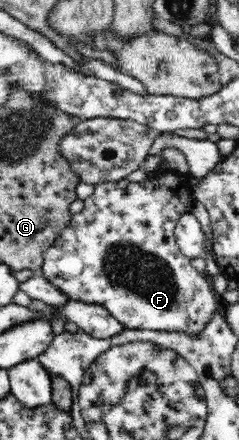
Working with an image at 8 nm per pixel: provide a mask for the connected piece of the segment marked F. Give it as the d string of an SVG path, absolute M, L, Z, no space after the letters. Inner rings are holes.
M170 170L167 171L167 174L162 175L162 177L150 177L142 182L136 182L134 179L126 177L117 182L97 183L92 195L84 200L83 211L70 218L68 226L61 232L54 246L48 248L43 253L43 265L39 274L66 297L69 297L70 300L94 303L105 307L113 318L117 319L124 328L129 328L130 330L166 331L168 333L184 331L194 337L194 335L198 335L198 333L204 331L204 326L210 321L212 314L221 306L222 301L219 295L213 291L206 274L198 273L192 267L192 263L190 263L191 259L185 257L180 251L179 246L175 243L177 222L184 213L190 211L193 201L187 176L173 173Z

